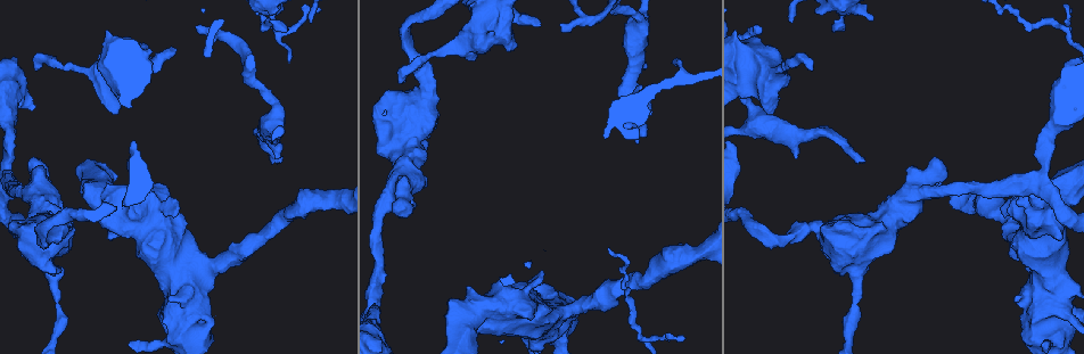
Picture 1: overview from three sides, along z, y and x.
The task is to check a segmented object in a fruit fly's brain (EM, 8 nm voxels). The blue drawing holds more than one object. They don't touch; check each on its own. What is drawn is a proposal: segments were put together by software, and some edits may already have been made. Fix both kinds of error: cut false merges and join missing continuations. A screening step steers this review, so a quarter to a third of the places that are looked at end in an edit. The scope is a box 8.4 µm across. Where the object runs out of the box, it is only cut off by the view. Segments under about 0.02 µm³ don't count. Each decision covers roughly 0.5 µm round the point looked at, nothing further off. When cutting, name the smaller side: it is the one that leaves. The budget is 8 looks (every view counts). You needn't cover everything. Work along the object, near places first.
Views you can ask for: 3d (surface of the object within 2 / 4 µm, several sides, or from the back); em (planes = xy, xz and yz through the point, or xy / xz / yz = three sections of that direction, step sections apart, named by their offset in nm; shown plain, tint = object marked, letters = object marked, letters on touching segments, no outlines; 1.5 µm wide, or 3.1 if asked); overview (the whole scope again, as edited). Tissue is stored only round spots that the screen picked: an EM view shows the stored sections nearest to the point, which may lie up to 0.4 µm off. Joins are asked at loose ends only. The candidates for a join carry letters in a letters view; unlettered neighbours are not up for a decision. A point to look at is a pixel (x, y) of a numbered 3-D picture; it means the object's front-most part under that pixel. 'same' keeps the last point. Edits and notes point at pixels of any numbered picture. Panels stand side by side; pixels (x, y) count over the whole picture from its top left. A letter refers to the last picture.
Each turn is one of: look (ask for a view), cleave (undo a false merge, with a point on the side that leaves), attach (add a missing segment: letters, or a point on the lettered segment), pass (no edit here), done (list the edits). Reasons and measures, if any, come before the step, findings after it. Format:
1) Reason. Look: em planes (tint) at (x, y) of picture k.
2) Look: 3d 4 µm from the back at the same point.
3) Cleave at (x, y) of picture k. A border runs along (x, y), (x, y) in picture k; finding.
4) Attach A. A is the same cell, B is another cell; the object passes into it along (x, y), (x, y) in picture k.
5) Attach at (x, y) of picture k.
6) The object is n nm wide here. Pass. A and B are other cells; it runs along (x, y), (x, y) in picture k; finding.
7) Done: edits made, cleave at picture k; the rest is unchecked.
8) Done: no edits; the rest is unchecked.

Thick end. Look: em planes (letters) at (543, 272) of picture 1.

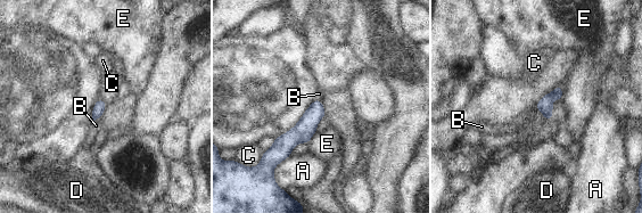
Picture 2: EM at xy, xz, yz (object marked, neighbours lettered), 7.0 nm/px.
Pass. A, B, C, D and E are other cells; a border runs along (99, 117), (91, 123) in picture 2; no lettered segment goes on from it.

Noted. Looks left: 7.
Free end. Look: 3d 4 µm at (281, 161) of picture 1.

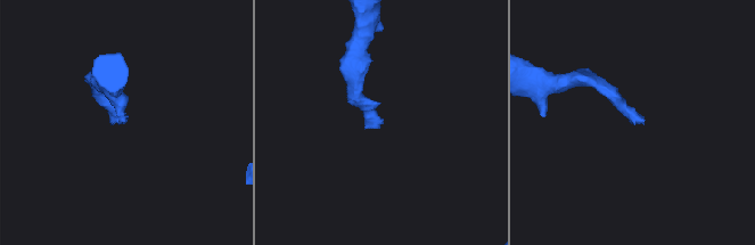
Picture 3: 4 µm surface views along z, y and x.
Now the EM. Look: em planes (letters) at (643, 121) of picture 3.

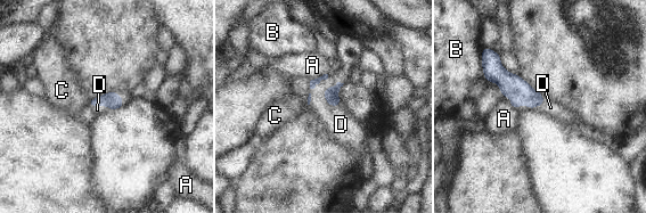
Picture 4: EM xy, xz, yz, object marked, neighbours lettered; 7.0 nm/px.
Attach D. D is the same cell, A, B and C are other cells; the object passes into it along (332, 93), (327, 89), (338, 122) in picture 4; the cell continues.

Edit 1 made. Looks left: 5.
Abrupt turn. Look: 3d 2 µm at (590, 17) of picture 1.

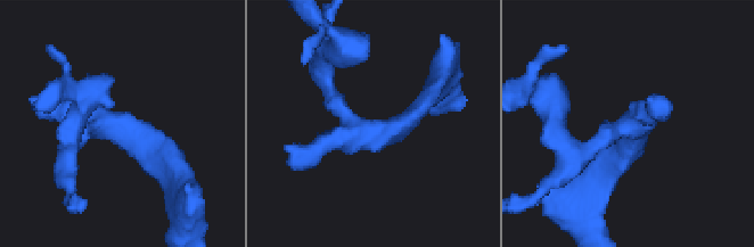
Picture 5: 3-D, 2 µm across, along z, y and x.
Look: em yz step 4 (tint) at (373, 129) of picture 5.

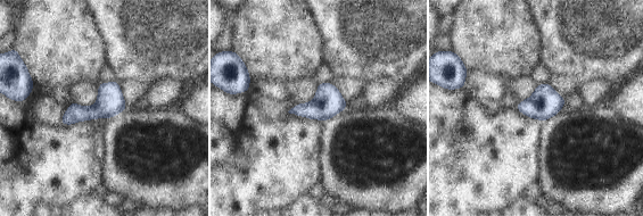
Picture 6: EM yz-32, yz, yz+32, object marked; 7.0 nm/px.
Look: em yz step 4 (letters) at the same point.

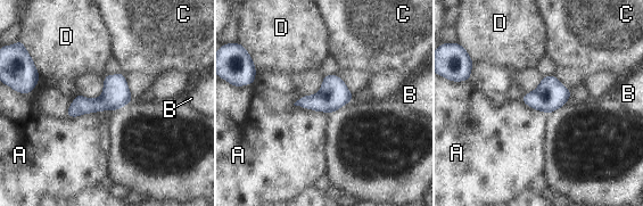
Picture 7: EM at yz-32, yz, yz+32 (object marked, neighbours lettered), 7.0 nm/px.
Pass. A, B, C and D are other cells; a border runs along (294, 104), (329, 114) in picture 7; continuous, no second cell.

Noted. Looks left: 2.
Done: edits made, attach at picture 4; the rest is unchecked.

